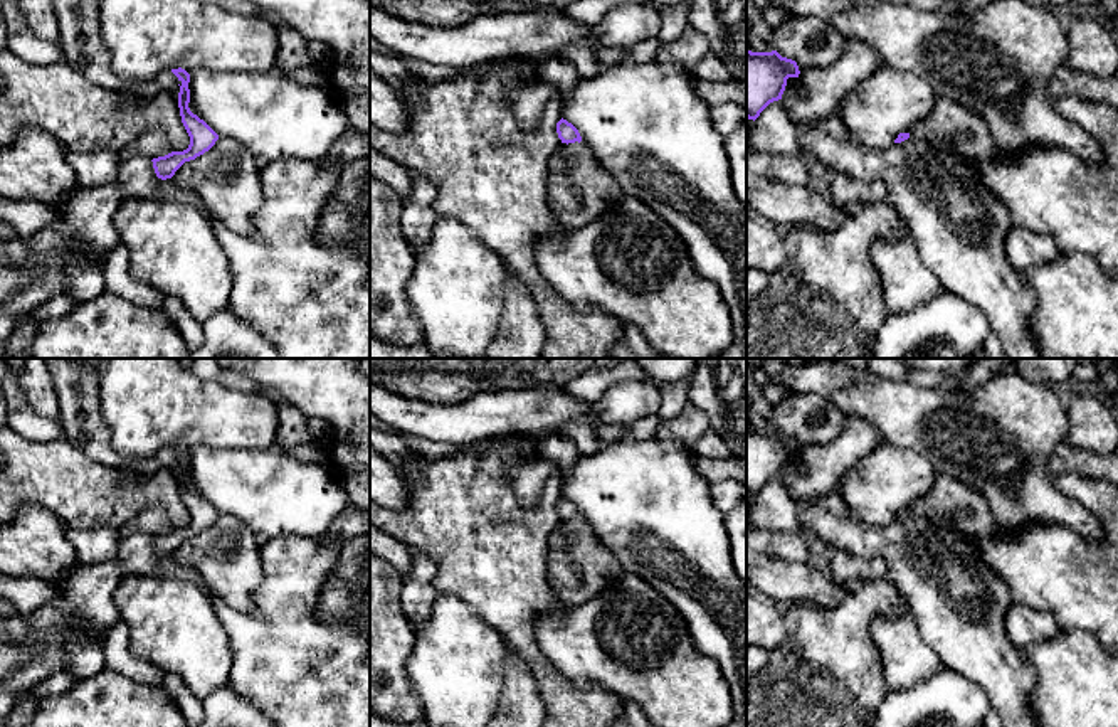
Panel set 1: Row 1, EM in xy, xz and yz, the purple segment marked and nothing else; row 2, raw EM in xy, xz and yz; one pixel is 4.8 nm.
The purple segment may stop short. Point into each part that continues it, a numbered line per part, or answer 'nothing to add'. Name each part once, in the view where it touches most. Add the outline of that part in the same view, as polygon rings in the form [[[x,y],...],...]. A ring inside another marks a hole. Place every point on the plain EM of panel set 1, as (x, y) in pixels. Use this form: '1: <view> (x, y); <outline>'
nothing to add

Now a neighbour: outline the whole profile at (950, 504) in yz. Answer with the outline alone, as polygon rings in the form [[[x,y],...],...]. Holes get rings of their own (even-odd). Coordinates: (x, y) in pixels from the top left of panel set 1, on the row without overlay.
[[[938,473],[933,488],[911,503],[910,513],[970,540],[995,533],[995,520],[985,496],[945,473]]]

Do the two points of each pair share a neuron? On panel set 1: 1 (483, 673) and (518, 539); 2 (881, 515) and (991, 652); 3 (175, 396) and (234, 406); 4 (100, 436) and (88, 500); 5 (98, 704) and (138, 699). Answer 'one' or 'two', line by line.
1: two
2: two
3: one
4: two
5: one

